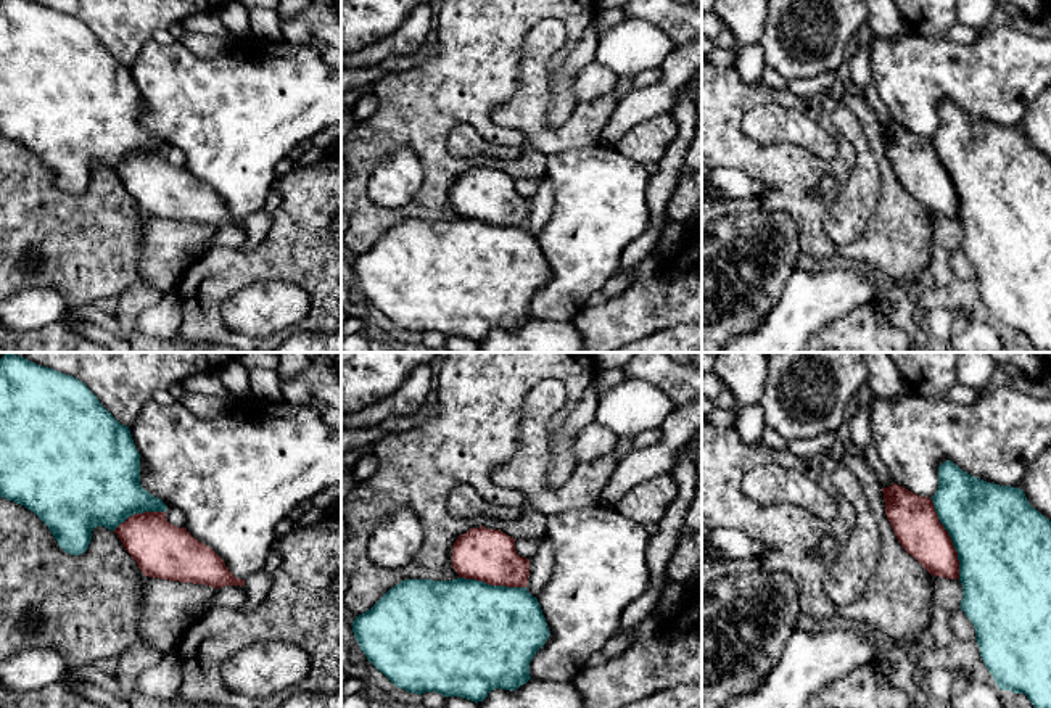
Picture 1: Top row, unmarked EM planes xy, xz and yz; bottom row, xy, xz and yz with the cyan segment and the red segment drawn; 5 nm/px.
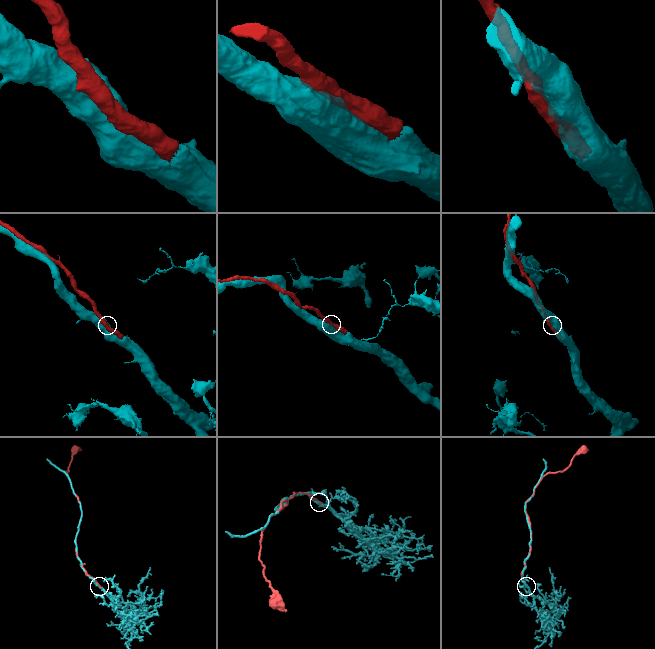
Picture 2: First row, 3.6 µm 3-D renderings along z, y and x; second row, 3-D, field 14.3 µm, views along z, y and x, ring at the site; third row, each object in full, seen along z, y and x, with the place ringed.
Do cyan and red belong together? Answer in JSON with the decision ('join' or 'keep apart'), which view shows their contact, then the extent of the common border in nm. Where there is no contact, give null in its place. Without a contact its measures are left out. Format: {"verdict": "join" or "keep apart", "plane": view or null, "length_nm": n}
{"verdict": "join", "plane": "yz", "length_nm": 420}

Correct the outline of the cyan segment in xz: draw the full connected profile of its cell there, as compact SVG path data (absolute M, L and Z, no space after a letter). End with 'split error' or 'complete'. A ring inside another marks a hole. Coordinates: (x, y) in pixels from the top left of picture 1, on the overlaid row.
M484 526L470 528L467 533L460 534L452 545L452 568L459 574L459 578L452 581L433 581L433 579L401 581L394 587L391 587L370 610L356 616L356 620L352 621L352 632L367 660L380 673L383 673L396 687L418 695L425 692L438 692L444 697L462 697L478 703L483 702L488 697L488 694L494 689L515 690L520 685L526 684L531 679L530 663L536 655L536 652L549 639L550 631L547 628L538 599L533 597L526 589L530 578L530 560L517 554L513 537L507 536L501 529L488 529Z | split error

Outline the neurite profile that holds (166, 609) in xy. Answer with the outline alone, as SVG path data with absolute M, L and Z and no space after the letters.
M145 576L138 634L140 640L164 653L175 653L193 613L209 608L217 589Z

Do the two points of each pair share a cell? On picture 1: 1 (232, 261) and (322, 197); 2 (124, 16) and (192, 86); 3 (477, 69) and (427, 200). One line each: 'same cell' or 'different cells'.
1: same cell
2: different cells
3: same cell

